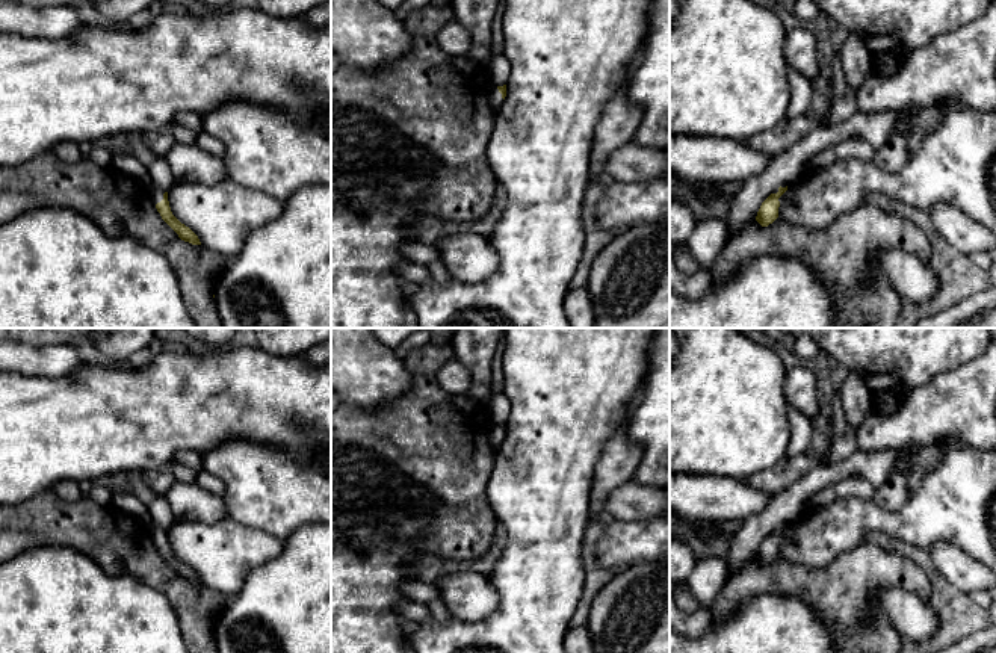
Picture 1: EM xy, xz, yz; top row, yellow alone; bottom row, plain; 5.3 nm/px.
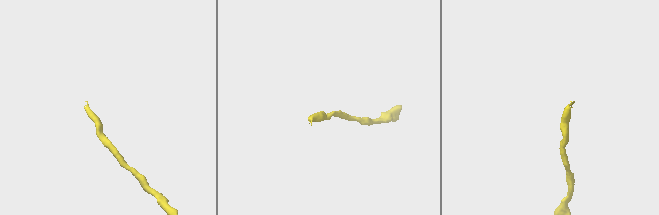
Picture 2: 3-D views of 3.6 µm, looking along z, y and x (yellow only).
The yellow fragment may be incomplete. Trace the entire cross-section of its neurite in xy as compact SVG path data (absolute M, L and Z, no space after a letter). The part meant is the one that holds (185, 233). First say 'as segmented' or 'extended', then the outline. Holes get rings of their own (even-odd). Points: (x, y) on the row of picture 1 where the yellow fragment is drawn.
extended; M154 184L148 187L151 192L151 198L162 219L178 234L178 237L192 245L201 245L198 236L172 215L169 201L168 201L168 192L163 192Z

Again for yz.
extended; M796 180L780 186L774 193L771 193L760 206L756 221L762 227L768 227L778 218L778 207L783 195L789 192L796 184Z

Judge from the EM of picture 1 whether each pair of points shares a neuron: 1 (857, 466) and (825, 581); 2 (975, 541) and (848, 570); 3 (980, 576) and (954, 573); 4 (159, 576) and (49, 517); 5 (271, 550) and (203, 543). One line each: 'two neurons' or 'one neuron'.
1: two neurons
2: two neurons
3: one neuron
4: one neuron
5: one neuron

